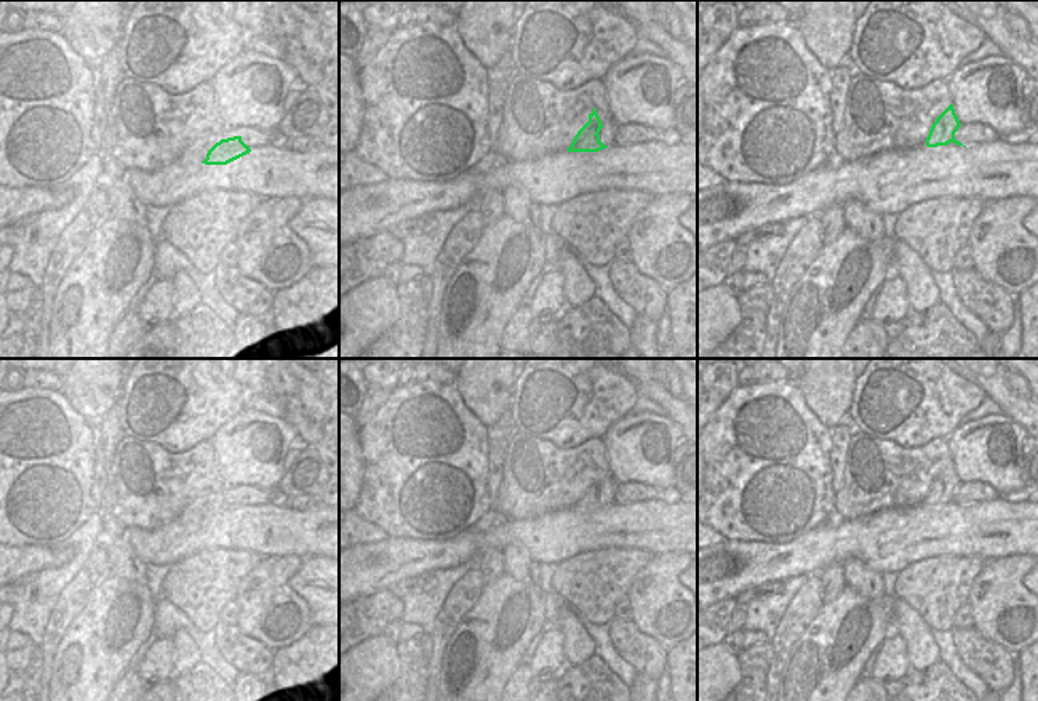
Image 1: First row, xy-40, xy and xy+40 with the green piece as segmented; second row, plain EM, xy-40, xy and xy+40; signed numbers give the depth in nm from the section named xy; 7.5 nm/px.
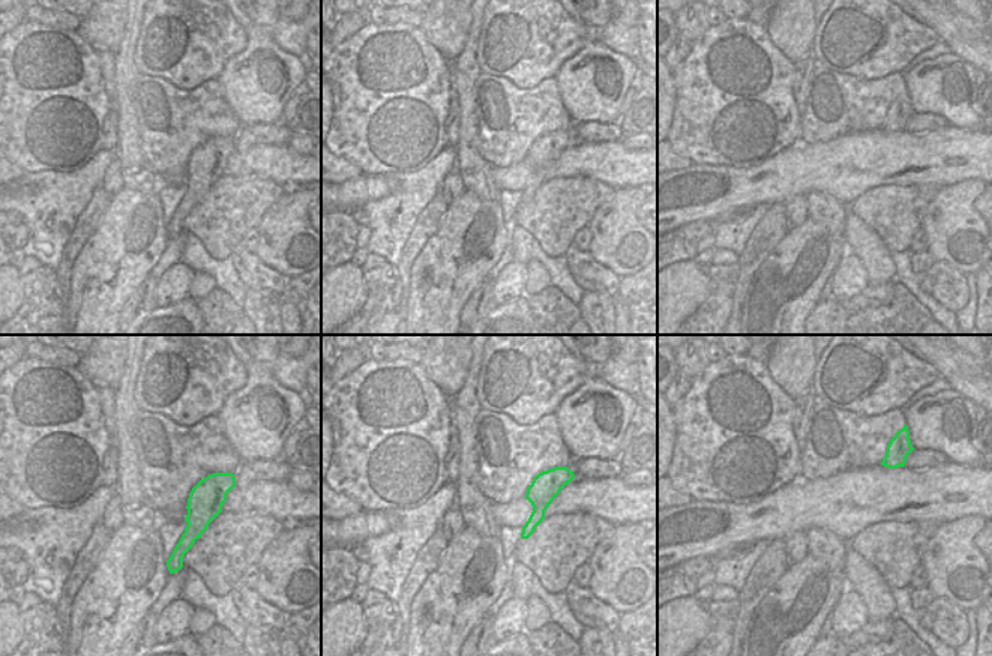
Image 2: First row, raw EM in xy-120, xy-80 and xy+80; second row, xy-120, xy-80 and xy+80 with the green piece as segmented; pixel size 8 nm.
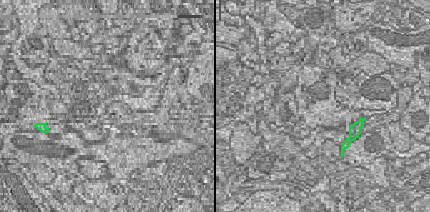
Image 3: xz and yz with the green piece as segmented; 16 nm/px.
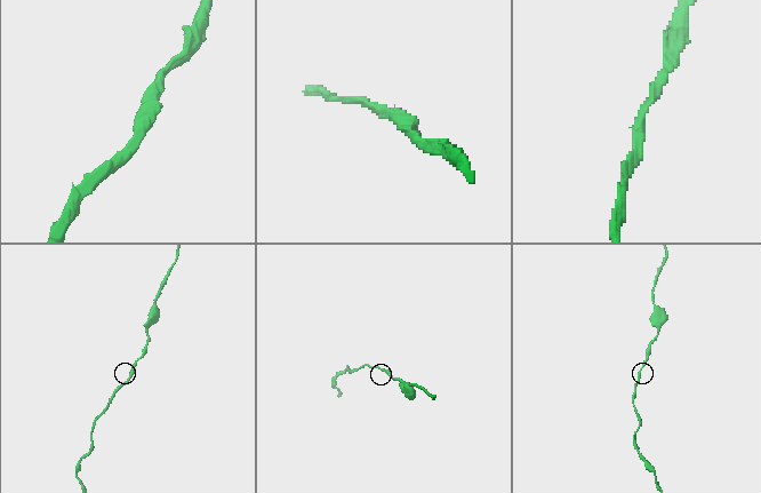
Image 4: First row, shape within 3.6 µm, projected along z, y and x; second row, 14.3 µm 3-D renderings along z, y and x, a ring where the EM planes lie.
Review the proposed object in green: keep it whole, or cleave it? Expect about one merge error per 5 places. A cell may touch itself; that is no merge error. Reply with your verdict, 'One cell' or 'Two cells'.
One cell.

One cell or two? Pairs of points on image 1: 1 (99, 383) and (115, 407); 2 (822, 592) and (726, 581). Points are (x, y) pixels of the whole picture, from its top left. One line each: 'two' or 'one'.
1: one
2: two

